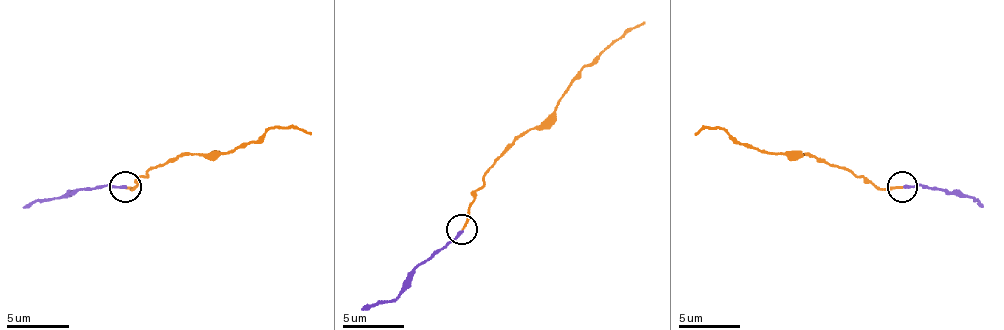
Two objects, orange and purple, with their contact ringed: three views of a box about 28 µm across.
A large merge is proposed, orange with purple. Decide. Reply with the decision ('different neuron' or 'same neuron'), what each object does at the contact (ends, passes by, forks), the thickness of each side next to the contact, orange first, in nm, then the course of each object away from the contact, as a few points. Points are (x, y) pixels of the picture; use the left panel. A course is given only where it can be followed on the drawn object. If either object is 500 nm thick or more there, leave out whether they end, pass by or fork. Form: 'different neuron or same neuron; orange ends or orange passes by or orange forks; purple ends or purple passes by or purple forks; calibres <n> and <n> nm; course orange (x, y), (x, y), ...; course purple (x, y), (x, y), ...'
same neuron; orange ends; purple ends; calibres 180 and 240 nm; course orange (124, 186), (130, 189), (152, 167), (184, 154), (222, 154), (240, 148), (269, 129), (300, 129), (310, 136); course purple (124, 186), (67, 192), (58, 199), (39, 199), (23, 208)

